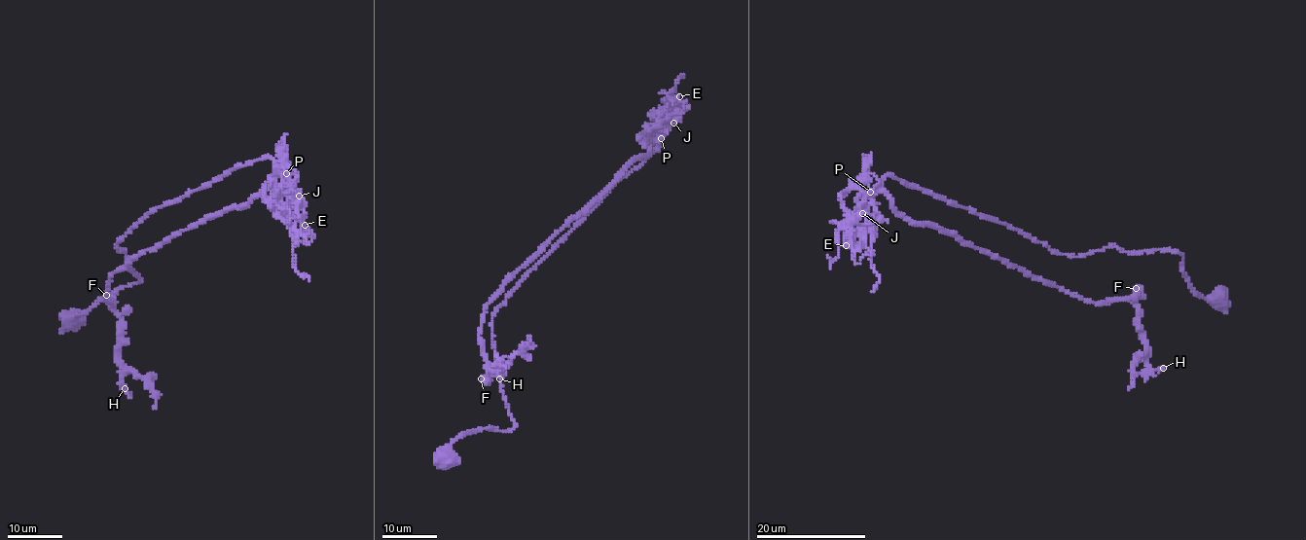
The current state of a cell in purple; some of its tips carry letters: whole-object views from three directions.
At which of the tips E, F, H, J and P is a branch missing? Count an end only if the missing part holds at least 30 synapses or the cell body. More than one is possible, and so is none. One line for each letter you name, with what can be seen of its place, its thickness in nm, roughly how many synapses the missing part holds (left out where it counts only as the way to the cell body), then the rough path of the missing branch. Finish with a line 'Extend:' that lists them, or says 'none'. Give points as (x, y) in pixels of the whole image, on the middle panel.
H: (499, 378) | 160 nm | 50 syn | (499, 378), (515, 379), (529, 362), (516, 369), (516, 365), (539, 354), (562, 352), (566, 347), (587, 342)
Extend: H

